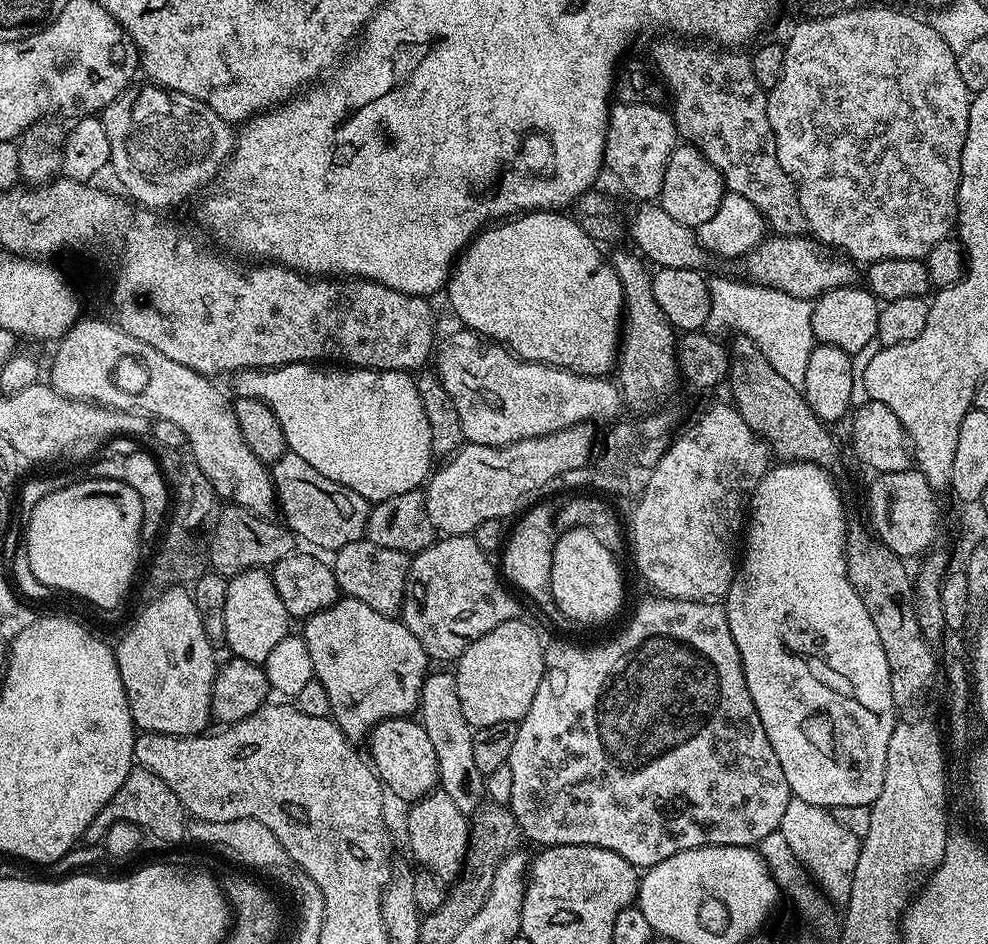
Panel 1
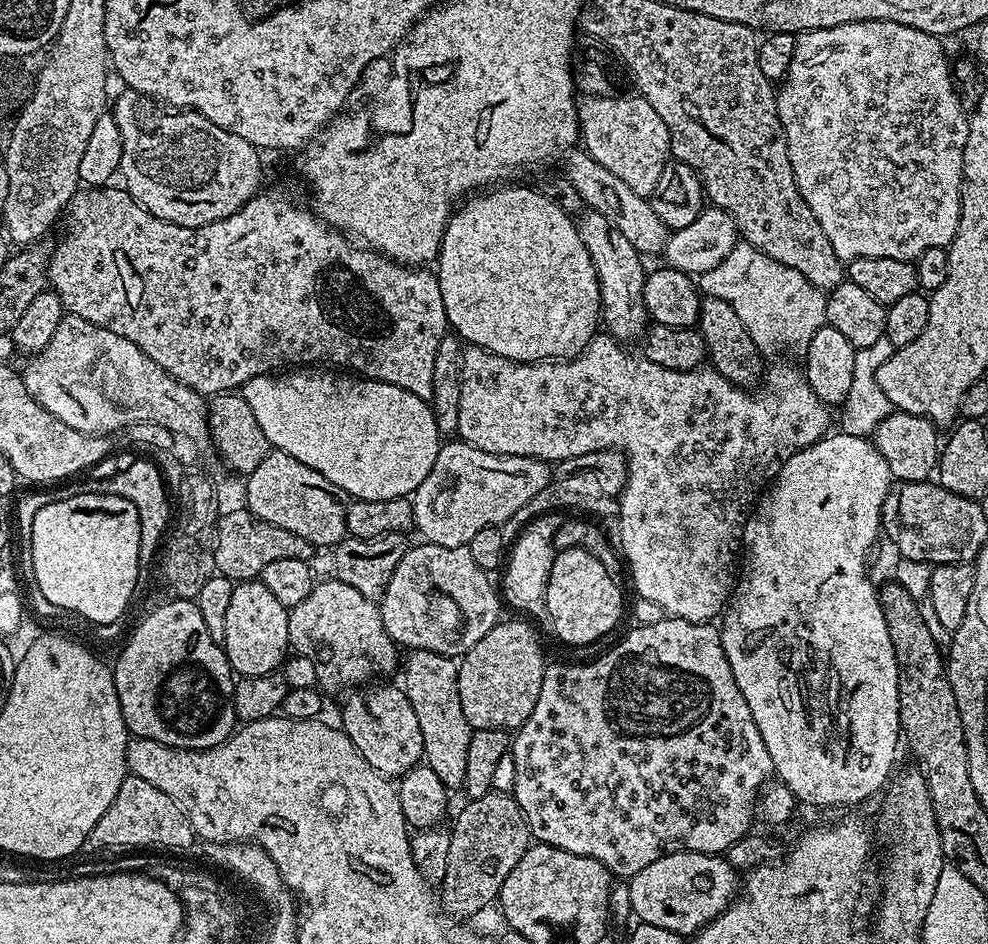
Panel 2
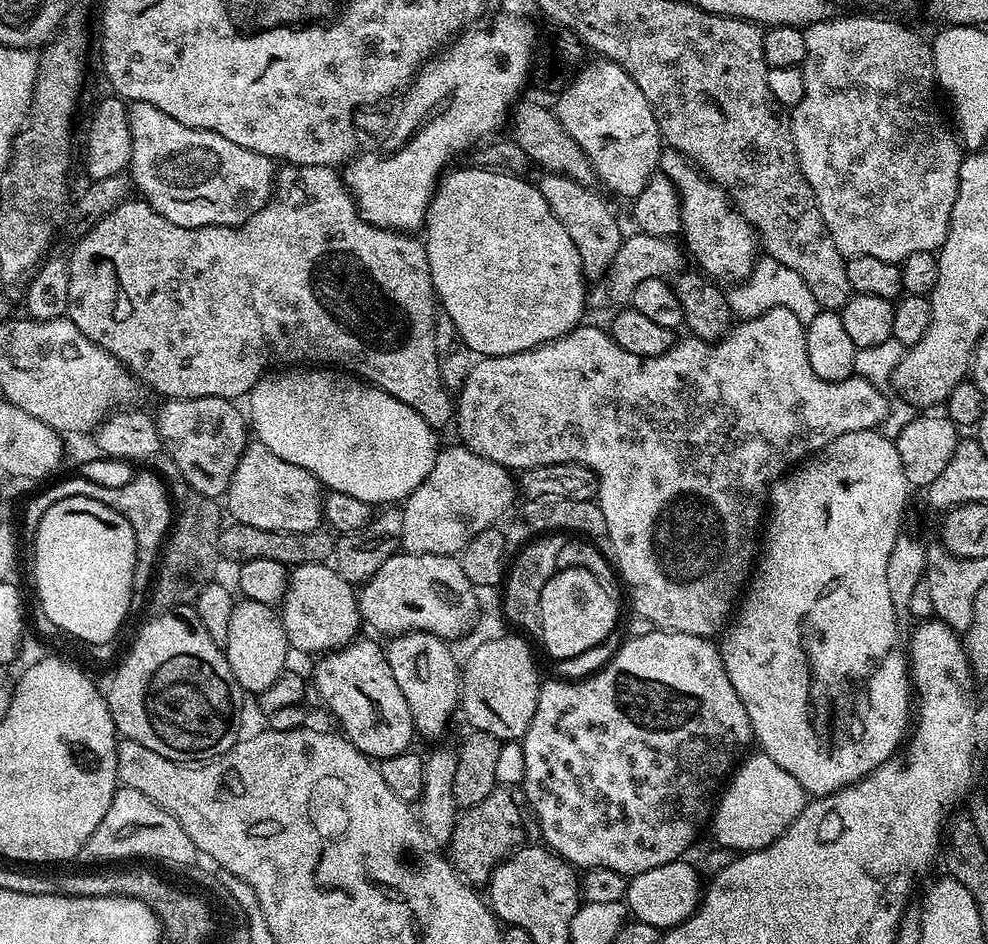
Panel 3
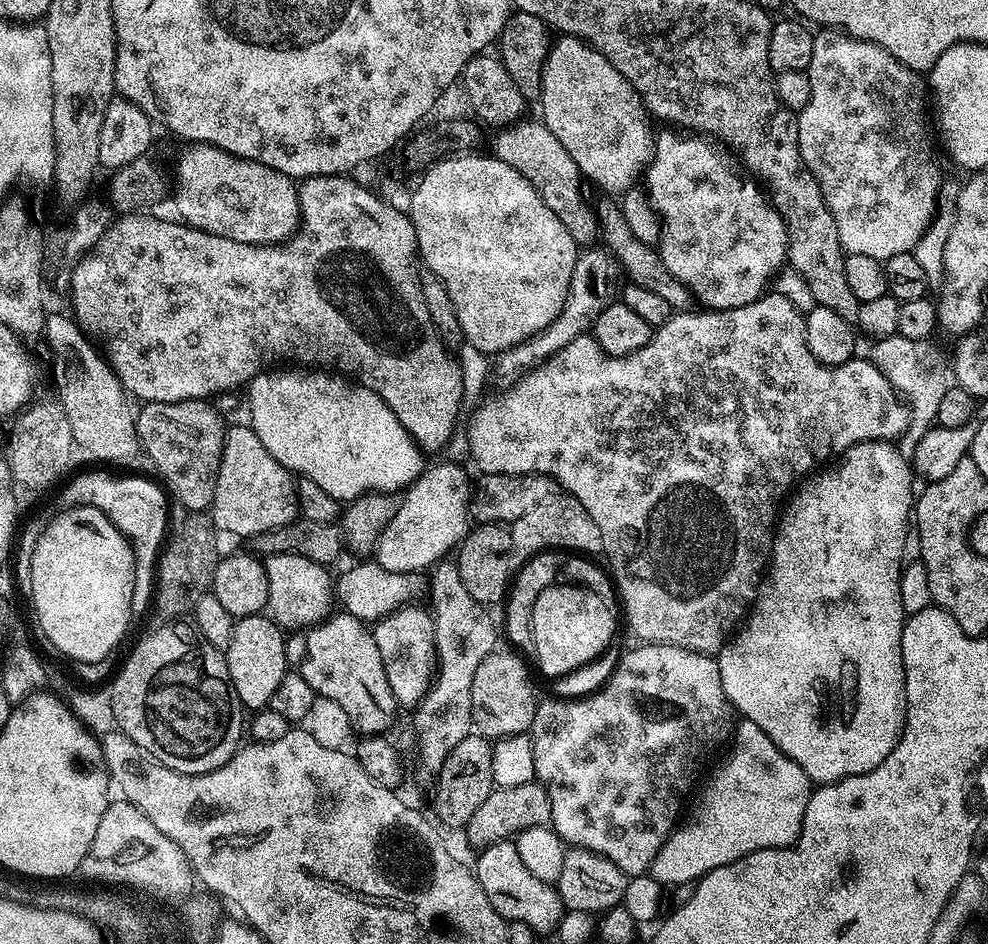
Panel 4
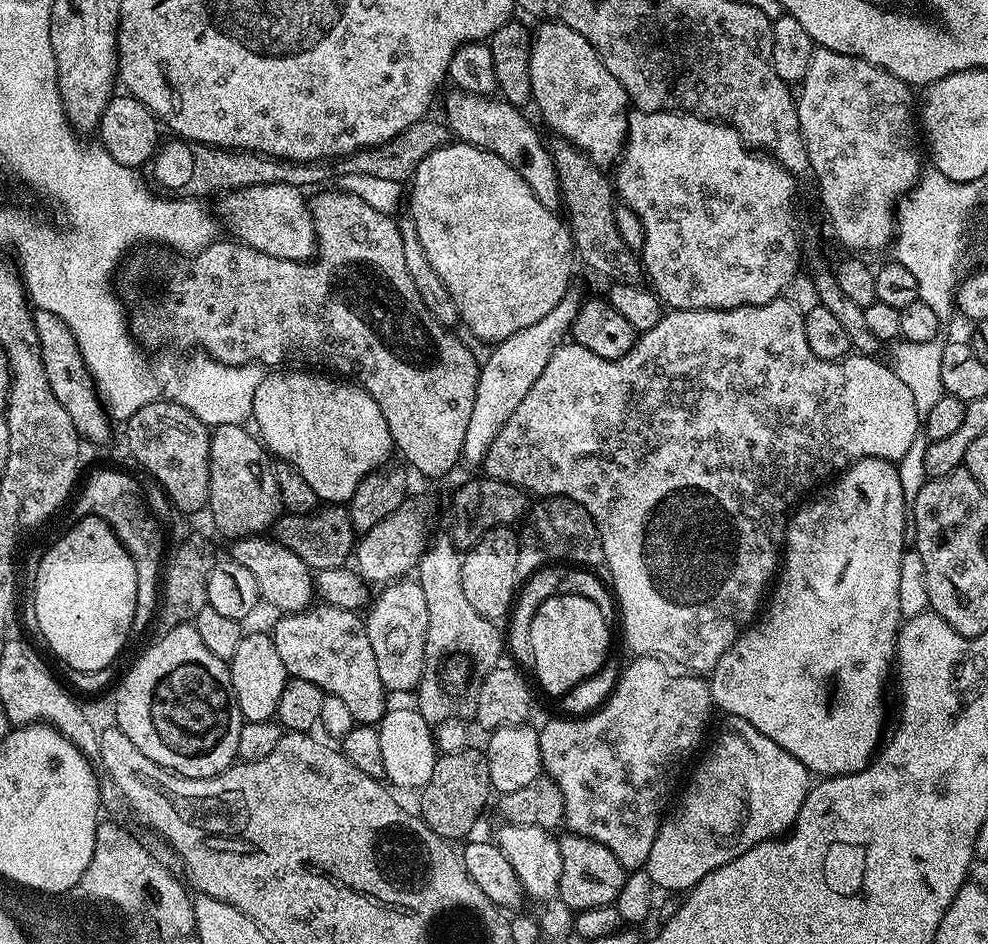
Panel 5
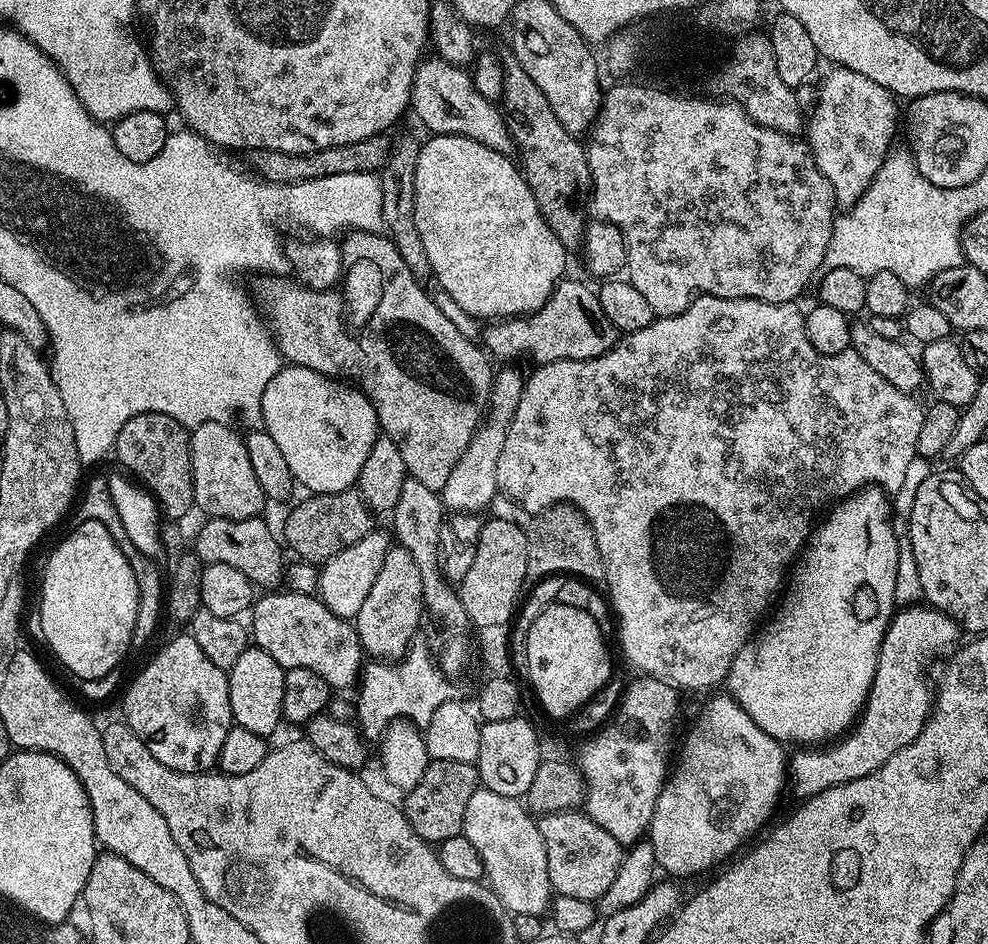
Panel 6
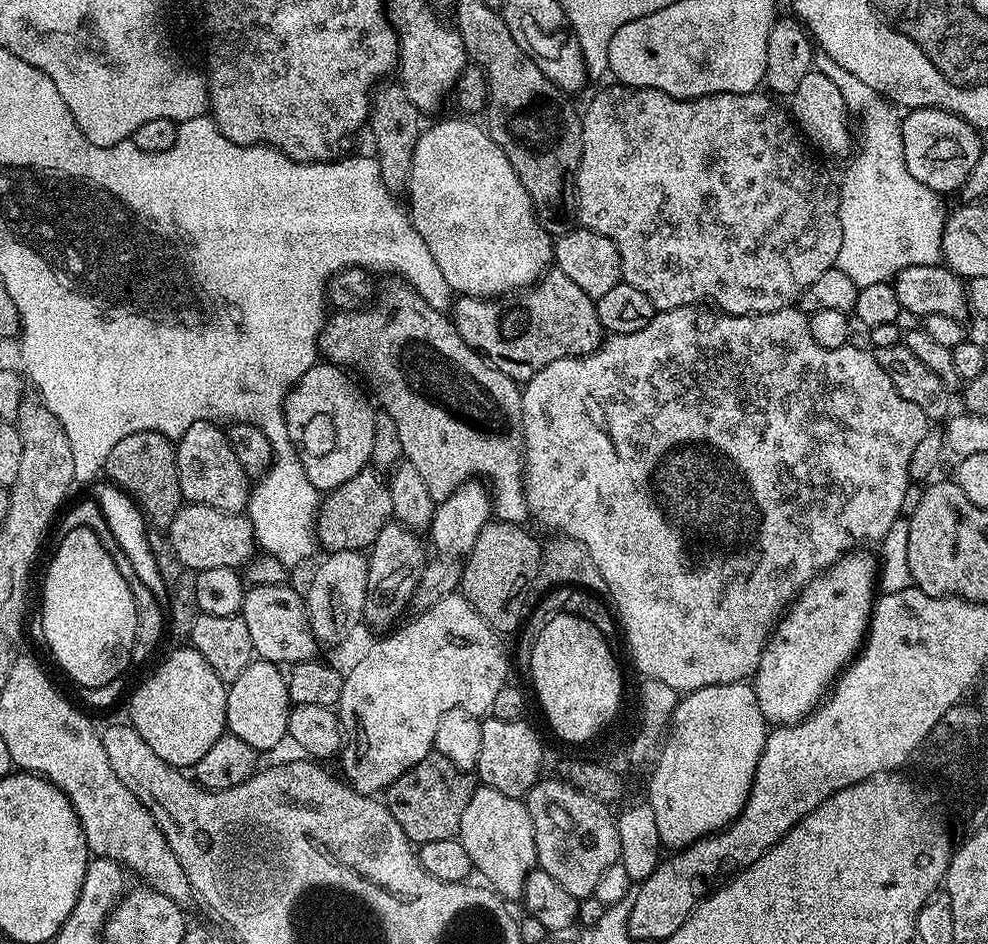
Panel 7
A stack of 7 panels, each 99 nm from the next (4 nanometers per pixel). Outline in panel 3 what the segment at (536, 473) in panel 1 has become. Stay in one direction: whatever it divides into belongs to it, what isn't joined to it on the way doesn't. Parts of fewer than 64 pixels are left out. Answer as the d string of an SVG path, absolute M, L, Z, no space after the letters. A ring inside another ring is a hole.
M441 447L422 486L403 501L404 517L399 539L403 551L443 556L463 552L466 542L470 542L474 534L482 534L482 530L493 527L496 519L508 507L513 507L512 499L518 496L518 484L512 476L513 473L498 462L482 458L466 447Z

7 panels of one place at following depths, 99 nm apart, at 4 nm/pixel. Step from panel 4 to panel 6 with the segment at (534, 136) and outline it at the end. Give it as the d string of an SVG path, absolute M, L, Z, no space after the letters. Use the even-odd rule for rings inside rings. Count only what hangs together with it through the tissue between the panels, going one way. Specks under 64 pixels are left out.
M441 58L428 59L421 59L416 66L410 108L413 113L416 111L417 118L429 128L429 133L438 136L466 136L482 142L484 146L490 146L490 150L511 157L514 145L507 119L493 101L478 94L469 69Z

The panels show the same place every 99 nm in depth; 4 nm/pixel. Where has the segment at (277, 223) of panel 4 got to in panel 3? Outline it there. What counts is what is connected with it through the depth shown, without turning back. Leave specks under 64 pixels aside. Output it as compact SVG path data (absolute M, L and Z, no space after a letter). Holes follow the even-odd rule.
M131 101L128 104L128 121L130 122L130 138L132 139L131 181L135 191L155 212L162 214L162 218L187 228L205 228L211 224L238 228L245 224L251 216L258 214L258 210L262 210L268 204L269 198L272 197L274 191L274 164L267 156L254 154L254 150L246 150L246 146L237 146L235 142L230 142L230 138L222 138L222 134L214 134L210 130L198 130L194 126L182 126L182 122L178 122L178 118L170 118L170 114L162 114L162 110L158 110L158 106L150 106L148 102Z

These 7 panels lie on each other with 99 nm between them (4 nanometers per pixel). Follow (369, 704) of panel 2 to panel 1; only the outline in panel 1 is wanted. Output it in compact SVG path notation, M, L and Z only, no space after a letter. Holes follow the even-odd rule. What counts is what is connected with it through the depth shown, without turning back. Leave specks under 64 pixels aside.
M395 716L393 720L384 720L372 729L367 744L370 763L381 784L391 795L393 792L400 800L415 802L437 787L438 758L419 719Z

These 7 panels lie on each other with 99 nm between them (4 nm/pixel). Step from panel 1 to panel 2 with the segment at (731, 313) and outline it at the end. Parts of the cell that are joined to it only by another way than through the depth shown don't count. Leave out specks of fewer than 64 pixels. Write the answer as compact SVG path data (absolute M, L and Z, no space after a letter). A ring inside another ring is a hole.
M738 242L714 270L699 273L698 287L704 296L730 302L742 318L742 326L754 338L761 353L780 352L783 348L807 349L810 338L823 328L828 315L828 297L806 277L790 266L762 254L753 244Z

